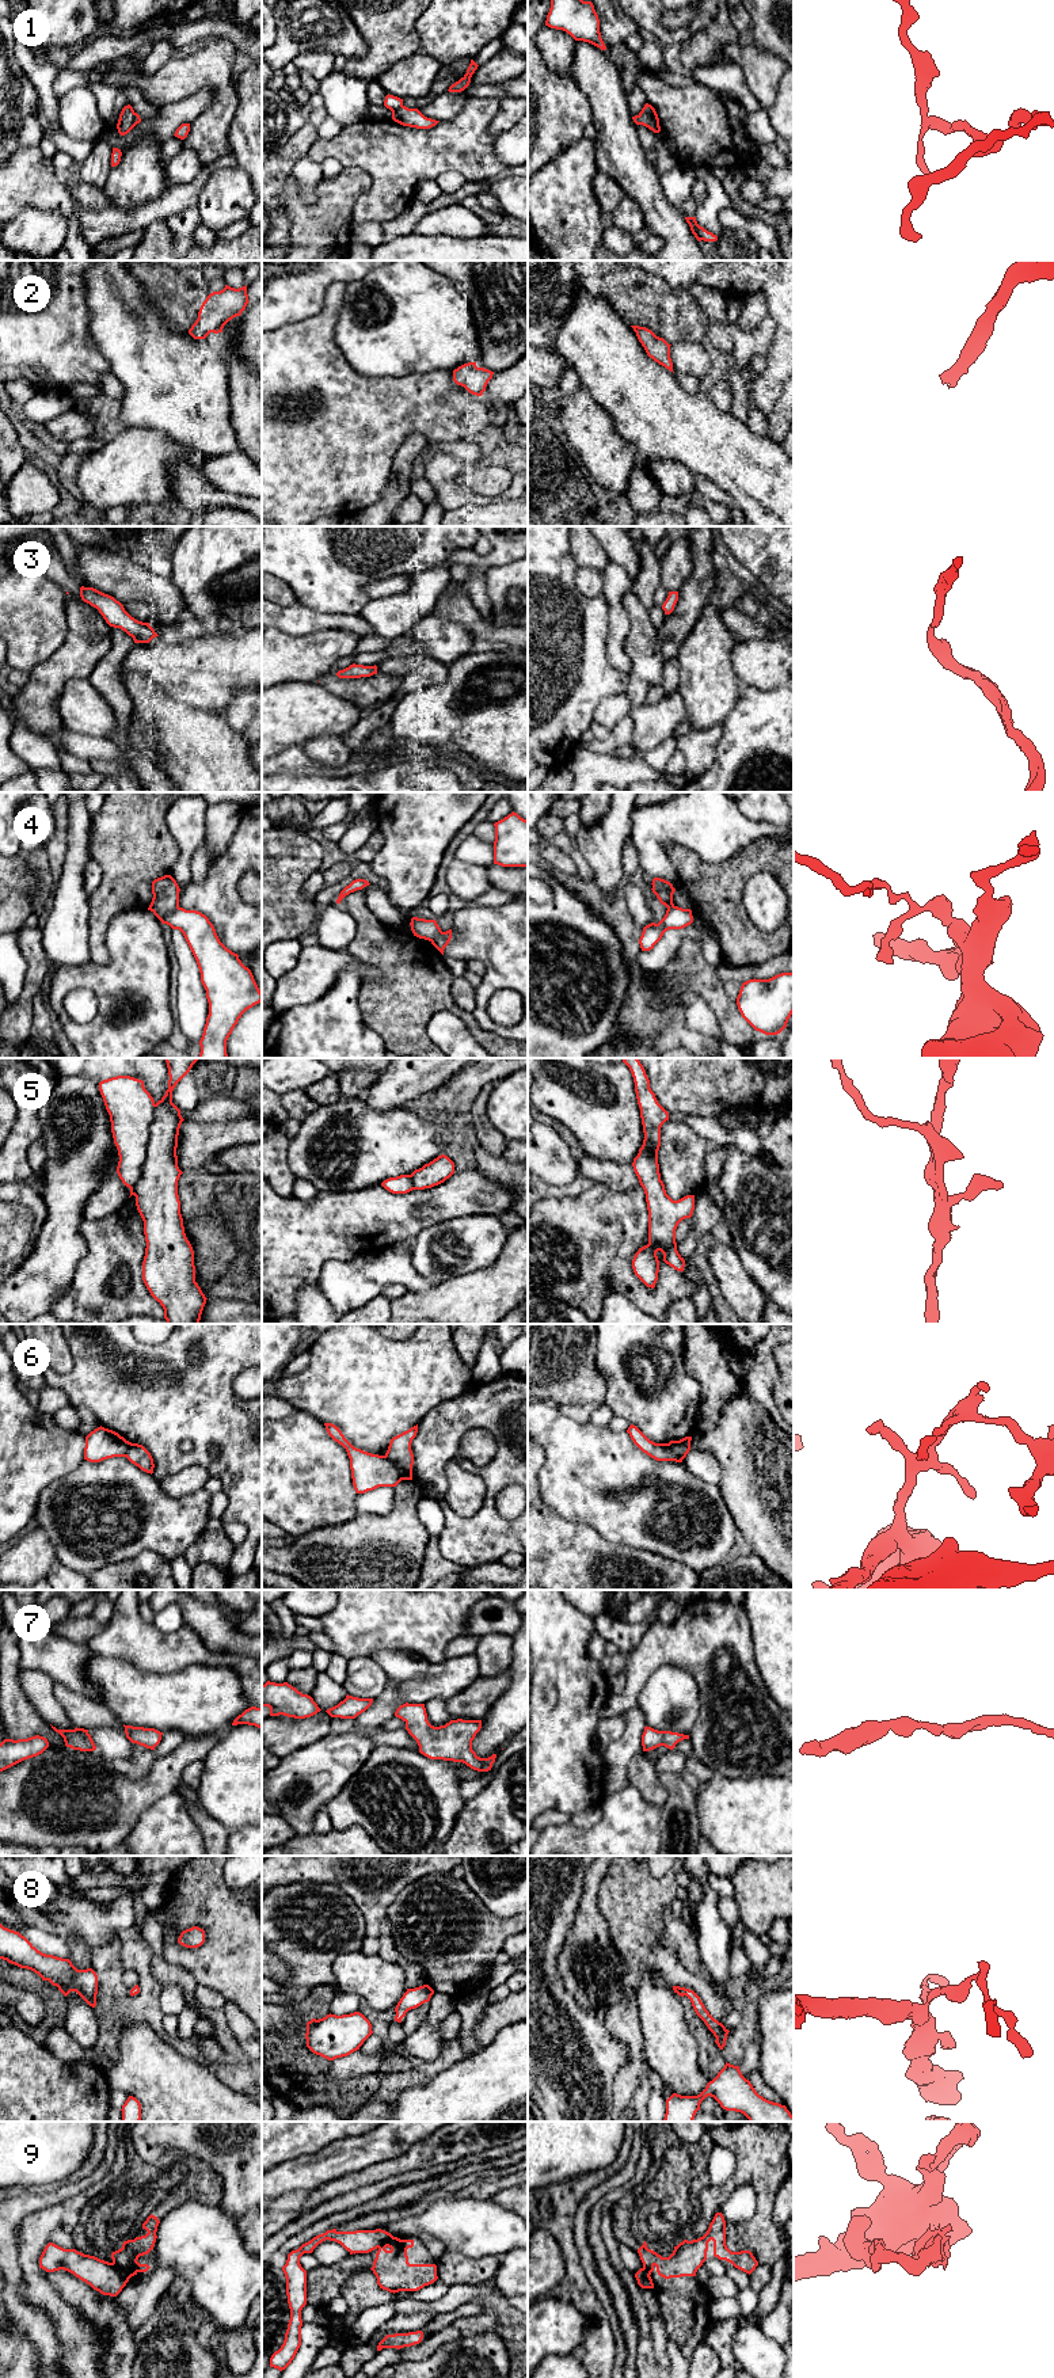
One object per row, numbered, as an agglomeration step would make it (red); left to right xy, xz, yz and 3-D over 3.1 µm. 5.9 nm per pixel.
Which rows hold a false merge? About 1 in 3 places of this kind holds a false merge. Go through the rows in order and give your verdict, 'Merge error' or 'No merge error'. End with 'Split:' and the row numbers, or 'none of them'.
1: Merge error
2: No merge error
3: No merge error
4: Merge error
5: Merge error
6: Merge error
7: No merge error
8: No merge error
9: Merge error
Split: 1, 4, 5, 6, 9

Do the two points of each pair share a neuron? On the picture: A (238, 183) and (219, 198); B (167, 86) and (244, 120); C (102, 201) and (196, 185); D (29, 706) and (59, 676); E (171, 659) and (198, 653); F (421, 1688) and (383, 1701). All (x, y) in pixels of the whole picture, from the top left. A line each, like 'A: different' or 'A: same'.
A: same
B: different
C: different
D: same
E: same
F: different

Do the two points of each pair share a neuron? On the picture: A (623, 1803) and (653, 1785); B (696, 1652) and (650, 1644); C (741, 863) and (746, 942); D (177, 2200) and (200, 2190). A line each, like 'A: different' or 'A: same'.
A: different
B: same
C: same
D: same

